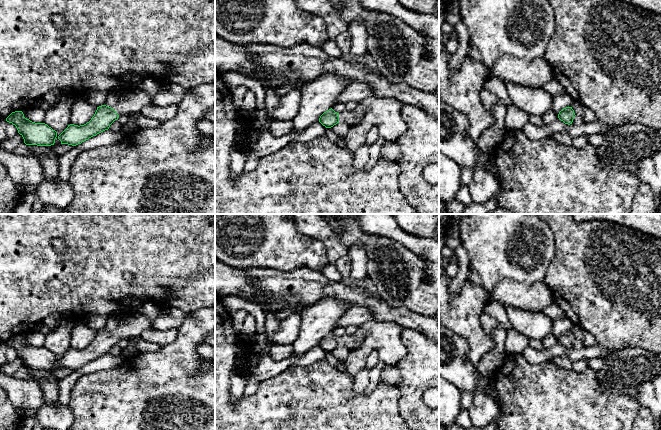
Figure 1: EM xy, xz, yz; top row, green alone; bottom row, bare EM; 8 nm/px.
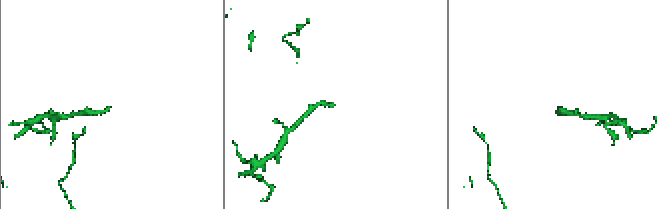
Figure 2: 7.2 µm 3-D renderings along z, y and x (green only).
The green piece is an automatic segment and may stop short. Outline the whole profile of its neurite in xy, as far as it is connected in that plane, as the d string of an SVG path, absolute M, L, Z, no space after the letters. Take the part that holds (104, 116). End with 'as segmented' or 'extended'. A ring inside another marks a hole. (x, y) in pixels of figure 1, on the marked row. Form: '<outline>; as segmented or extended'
M129 90L119 94L119 101L113 108L106 105L97 107L94 116L84 125L70 124L58 136L61 144L76 146L97 134L108 130L120 115L139 113L145 106L153 103L151 97L143 90Z; extended

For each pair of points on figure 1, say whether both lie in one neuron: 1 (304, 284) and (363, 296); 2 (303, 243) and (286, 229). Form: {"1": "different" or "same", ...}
{"1": "same", "2": "same"}

